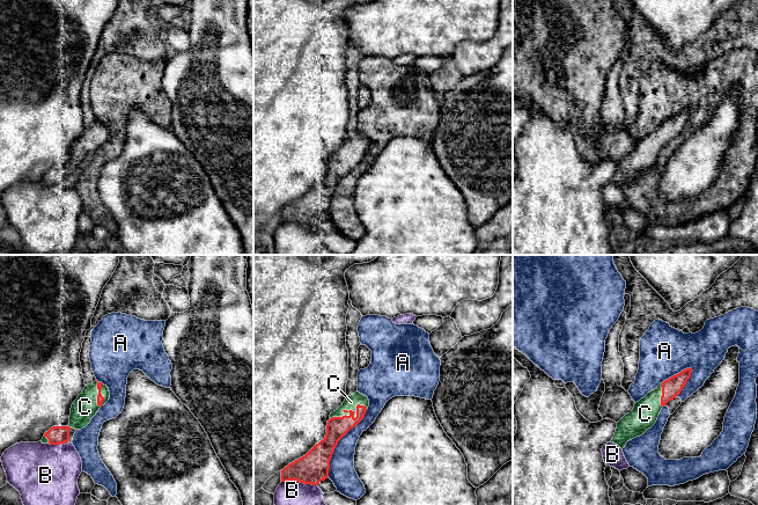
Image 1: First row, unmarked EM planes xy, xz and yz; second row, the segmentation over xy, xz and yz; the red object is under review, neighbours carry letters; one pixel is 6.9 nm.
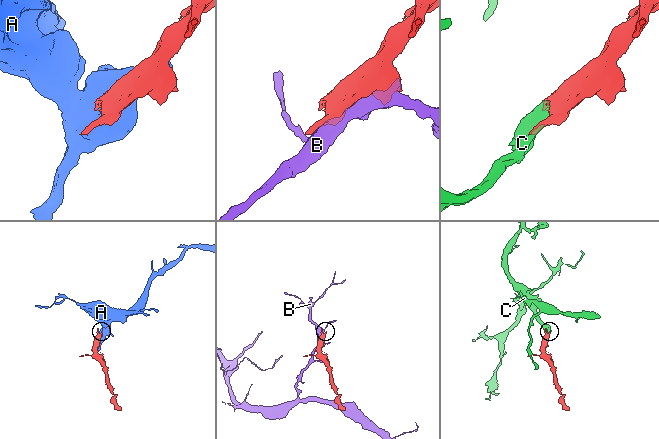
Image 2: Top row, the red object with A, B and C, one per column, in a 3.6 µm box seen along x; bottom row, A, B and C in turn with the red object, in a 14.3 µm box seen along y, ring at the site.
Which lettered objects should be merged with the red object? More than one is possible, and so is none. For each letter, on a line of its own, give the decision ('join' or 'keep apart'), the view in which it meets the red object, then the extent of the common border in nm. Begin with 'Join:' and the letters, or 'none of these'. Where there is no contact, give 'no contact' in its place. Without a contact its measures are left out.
Join: C
A: keep apart; contact in xz; length 550 nm
B: keep apart; contact in xz; length 260 nm
C: join; contact in xz; length 260 nm

